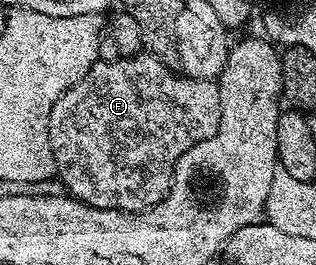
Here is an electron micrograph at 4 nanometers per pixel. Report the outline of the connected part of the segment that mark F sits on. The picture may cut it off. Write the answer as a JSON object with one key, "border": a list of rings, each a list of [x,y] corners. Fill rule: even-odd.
{"border":[[[140,53],[133,58],[113,57],[110,63],[98,61],[74,87],[61,94],[59,101],[55,101],[49,118],[49,144],[53,150],[53,166],[56,178],[64,190],[65,187],[69,190],[66,192],[72,198],[79,200],[81,203],[86,203],[88,207],[98,207],[99,209],[145,211],[149,207],[154,207],[168,193],[173,180],[173,170],[179,161],[179,157],[183,157],[183,153],[187,153],[187,149],[191,149],[191,145],[195,145],[199,141],[207,141],[212,135],[217,134],[219,113],[221,112],[217,83],[214,80],[191,79],[176,70],[174,70],[175,72],[168,71],[165,67],[168,66],[162,60],[156,59],[154,55],[148,53]]]}

